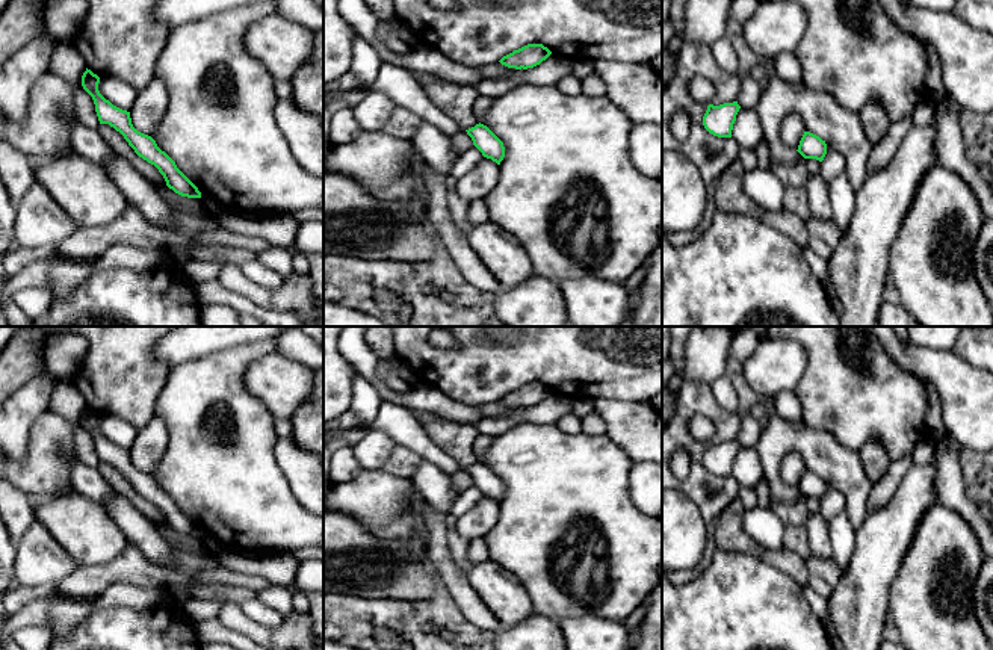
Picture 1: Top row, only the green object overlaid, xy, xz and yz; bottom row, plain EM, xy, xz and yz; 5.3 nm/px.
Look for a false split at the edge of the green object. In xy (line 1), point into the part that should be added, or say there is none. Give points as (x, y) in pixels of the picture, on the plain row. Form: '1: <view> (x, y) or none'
1: none

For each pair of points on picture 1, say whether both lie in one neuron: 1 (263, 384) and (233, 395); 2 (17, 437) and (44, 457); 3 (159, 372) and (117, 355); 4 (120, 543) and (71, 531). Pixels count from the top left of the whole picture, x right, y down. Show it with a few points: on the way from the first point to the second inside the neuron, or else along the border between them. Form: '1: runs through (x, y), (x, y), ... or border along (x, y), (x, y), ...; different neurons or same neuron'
1: border along (259, 357), (245, 372), (245, 386), (272, 416); different neurons
2: border along (41, 411), (30, 427), (27, 452), (15, 460); different neurons
3: runs through (148, 372), (133, 372), (127, 366); same neuron
4: runs through (108, 541), (92, 538), (83, 531); same neuron

